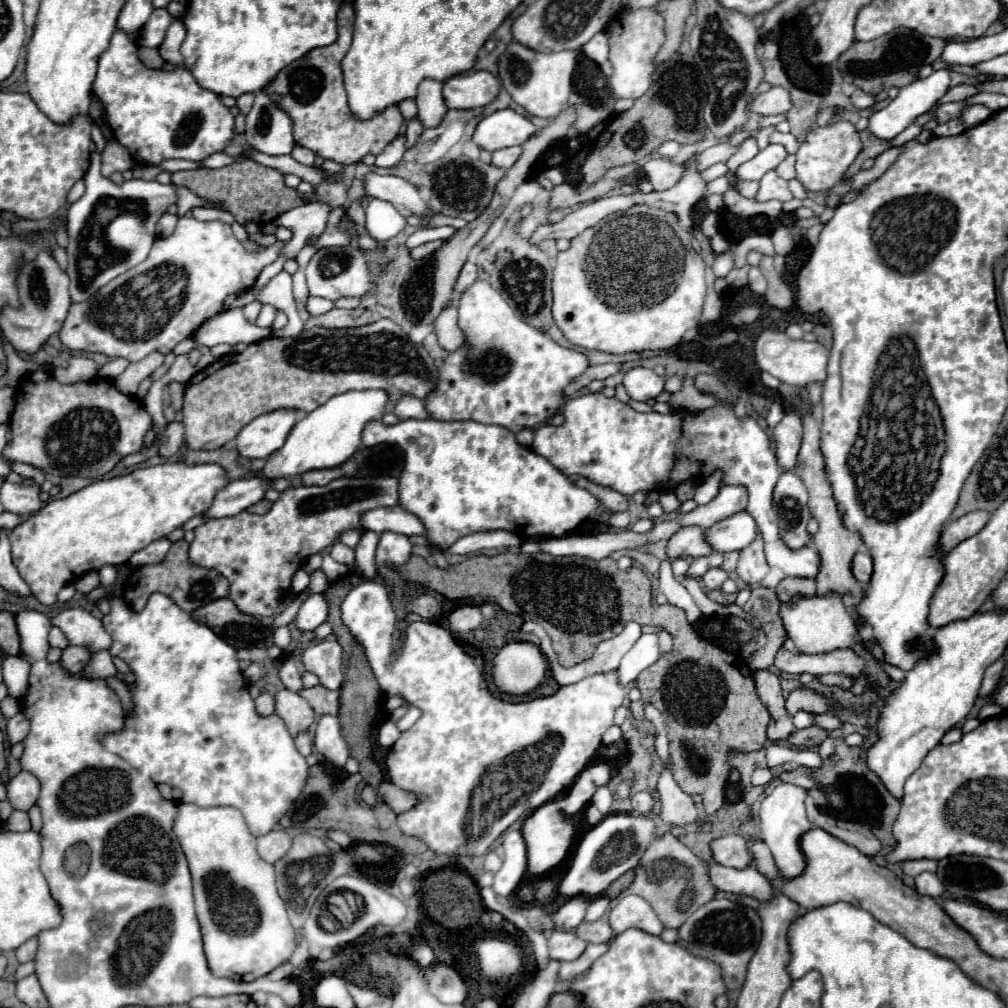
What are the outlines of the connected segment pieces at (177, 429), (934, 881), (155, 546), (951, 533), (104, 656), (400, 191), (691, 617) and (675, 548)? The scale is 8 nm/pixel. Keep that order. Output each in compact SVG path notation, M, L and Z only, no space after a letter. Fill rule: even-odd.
M169 422L167 430L165 430L165 438L163 438L161 448L159 448L159 454L169 458L169 456L173 456L181 448L183 442L185 442L183 422Z
M921 872L915 878L915 888L919 894L927 894L931 898L939 898L943 894L943 886L941 880L933 874L933 872Z
M167 538L155 540L155 542L151 542L147 548L135 552L135 554L129 558L129 564L131 564L133 568L145 566L145 564L157 564L157 562L161 562L161 560L165 558L169 546L171 546L171 542L169 542Z
M975 510L975 512L969 512L961 518L957 518L955 522L949 522L941 534L941 548L943 552L949 552L953 550L959 542L967 540L969 536L977 534L987 522L989 522L989 512L983 512L983 510Z
M99 650L93 654L93 658L89 658L87 666L83 668L83 674L87 678L109 678L115 676L117 670L113 666L113 658L107 650Z
M369 172L363 178L363 184L365 184L363 186L365 188L365 196L393 202L393 206L403 216L411 216L411 214L425 216L429 212L425 200L419 196L419 190L411 182L407 182L405 178L381 176L381 174Z
M663 560L661 566L659 566L659 590L667 596L669 604L685 610L689 624L695 624L701 618L701 612L699 612L697 604L693 602L691 594L673 578L671 560Z
M689 526L679 530L669 538L667 556L669 558L701 558L713 554L713 548L705 540L705 530L699 526Z

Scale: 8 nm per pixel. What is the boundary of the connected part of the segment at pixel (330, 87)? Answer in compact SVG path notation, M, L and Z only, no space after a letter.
M343 2L339 10L339 18L337 18L339 38L331 46L311 50L309 54L305 54L305 58L291 62L267 86L267 92L271 92L275 102L293 118L295 143L308 148L325 160L335 160L339 164L359 162L369 152L379 154L399 134L399 128L403 124L403 116L397 105L387 106L381 114L369 120L359 120L357 116L353 116L353 112L347 106L341 60L351 46L349 26L353 34L353 22L355 22L353 4Z

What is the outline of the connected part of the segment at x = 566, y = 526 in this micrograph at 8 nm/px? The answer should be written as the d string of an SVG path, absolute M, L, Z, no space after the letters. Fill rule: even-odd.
M433 418L405 420L395 426L369 422L363 432L363 444L371 446L379 442L395 444L403 450L405 468L399 476L399 506L423 522L427 542L441 552L473 532L509 530L519 538L565 536L587 518L609 520L611 516L599 506L595 496L577 488L567 476L563 476L531 448L519 446L515 434L503 426L487 426L479 422L439 422Z

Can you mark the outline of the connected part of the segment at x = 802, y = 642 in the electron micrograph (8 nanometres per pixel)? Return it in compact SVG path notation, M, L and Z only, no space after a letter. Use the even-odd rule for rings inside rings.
M829 592L825 596L793 594L789 602L781 604L781 618L789 638L795 642L795 648L805 654L823 654L835 648L847 648L849 644L857 642L855 622L847 614L843 600L837 592Z

